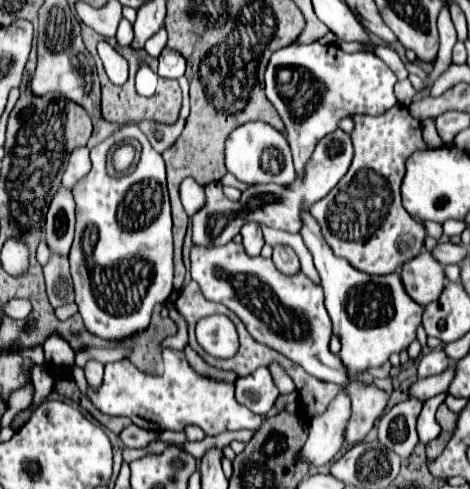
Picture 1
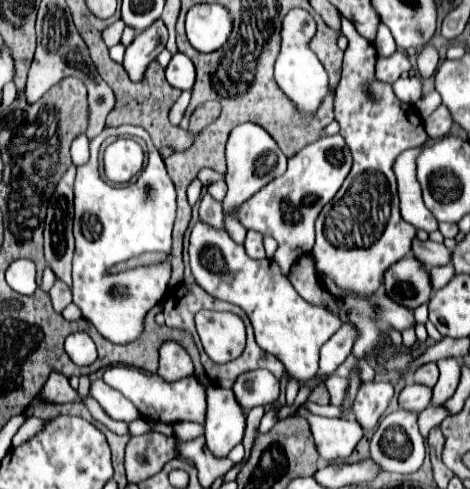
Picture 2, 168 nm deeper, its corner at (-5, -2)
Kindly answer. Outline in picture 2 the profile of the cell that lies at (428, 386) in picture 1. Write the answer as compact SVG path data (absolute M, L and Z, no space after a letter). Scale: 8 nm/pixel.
M412 383L412 385L406 385L400 395L398 395L398 405L406 411L422 411L432 399L432 389L424 387L424 385L418 385L418 383Z

